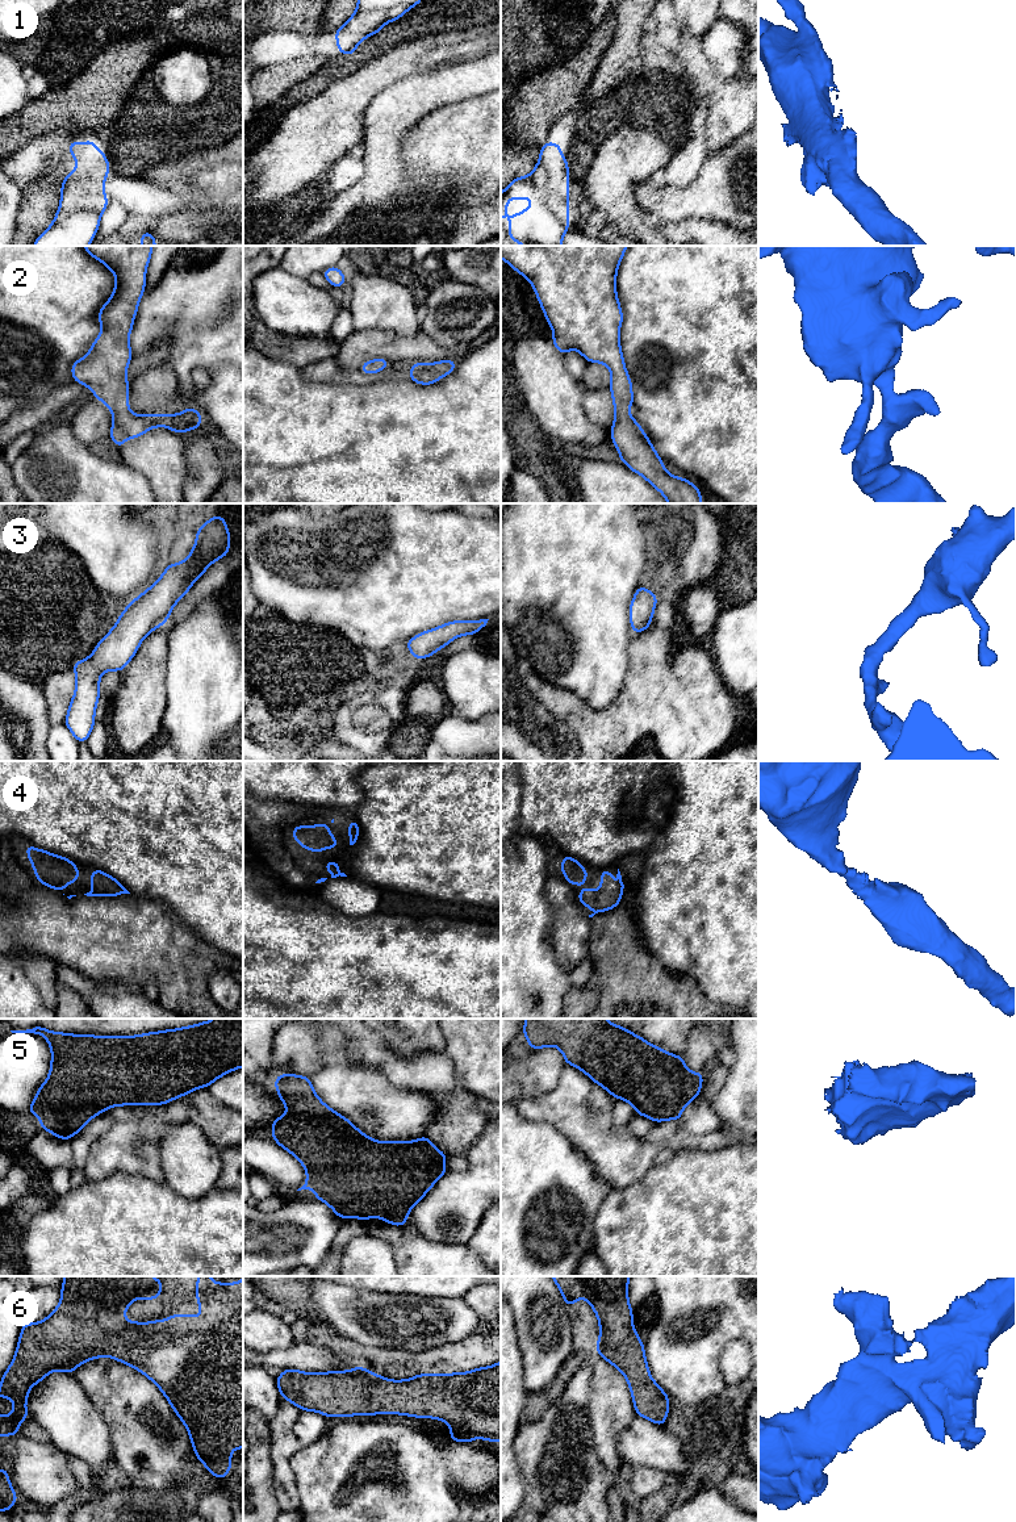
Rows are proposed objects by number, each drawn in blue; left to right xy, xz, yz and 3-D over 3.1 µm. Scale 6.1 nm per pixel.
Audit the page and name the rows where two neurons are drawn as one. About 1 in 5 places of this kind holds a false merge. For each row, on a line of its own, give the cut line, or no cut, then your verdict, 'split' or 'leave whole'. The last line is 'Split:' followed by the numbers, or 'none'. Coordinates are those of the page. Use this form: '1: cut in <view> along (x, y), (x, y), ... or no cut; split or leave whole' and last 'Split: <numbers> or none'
1: no cut; leave whole
2: no cut; leave whole
3: no cut; leave whole
4: no cut; leave whole
5: no cut; leave whole
6: no cut; leave whole
Split: none

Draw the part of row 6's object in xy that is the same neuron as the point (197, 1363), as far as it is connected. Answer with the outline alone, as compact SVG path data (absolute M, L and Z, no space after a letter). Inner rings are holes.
M64 1276L60 1288L62 1299L54 1312L37 1324L22 1322L13 1360L0 1381L0 1397L12 1398L14 1401L12 1413L0 1418L0 1435L20 1435L18 1425L21 1421L30 1419L26 1412L26 1400L29 1389L33 1388L35 1383L43 1381L43 1379L53 1371L62 1371L71 1375L84 1362L108 1356L133 1367L156 1384L176 1416L185 1425L196 1459L206 1467L213 1477L222 1480L227 1477L231 1469L231 1450L243 1448L243 1278L238 1283L214 1283L209 1276L197 1276L197 1287L193 1292L197 1295L197 1306L202 1310L201 1318L193 1314L170 1314L167 1321L154 1320L151 1322L133 1322L124 1318L124 1312L129 1310L129 1305L133 1300L146 1299L151 1301L154 1299L162 1299L159 1292L164 1287L166 1284L162 1280L152 1276Z

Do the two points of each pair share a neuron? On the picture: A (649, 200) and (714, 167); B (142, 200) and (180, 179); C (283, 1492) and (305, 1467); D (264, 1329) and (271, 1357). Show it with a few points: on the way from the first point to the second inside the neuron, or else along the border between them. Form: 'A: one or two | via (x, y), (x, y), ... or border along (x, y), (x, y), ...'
A: one | via (667, 200), (685, 200), (701, 184)
B: two | border along (157, 184), (172, 191)
C: two | border along (304, 1447), (291, 1459), (291, 1470), (301, 1508)
D: two | border along (296, 1342), (284, 1349), (256, 1353)

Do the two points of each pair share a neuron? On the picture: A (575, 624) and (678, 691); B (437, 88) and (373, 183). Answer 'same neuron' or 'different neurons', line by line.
A: different neurons
B: same neuron

